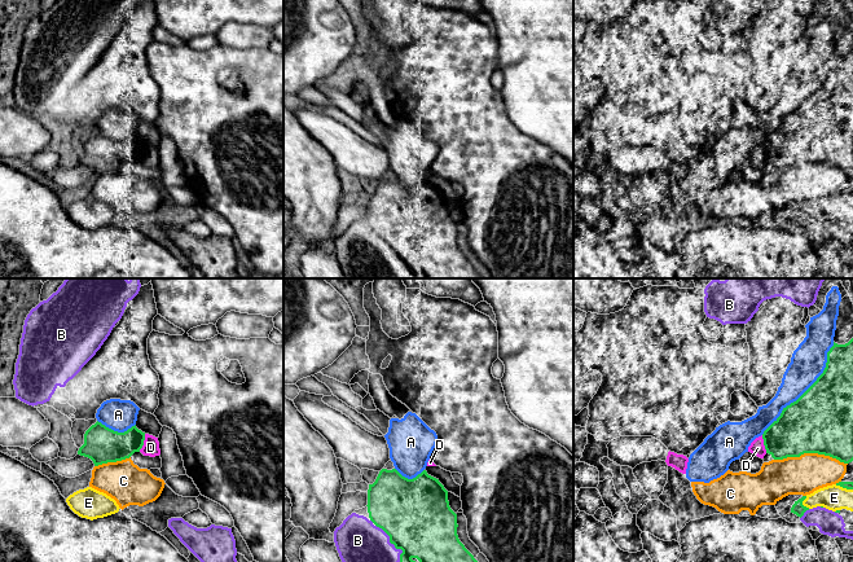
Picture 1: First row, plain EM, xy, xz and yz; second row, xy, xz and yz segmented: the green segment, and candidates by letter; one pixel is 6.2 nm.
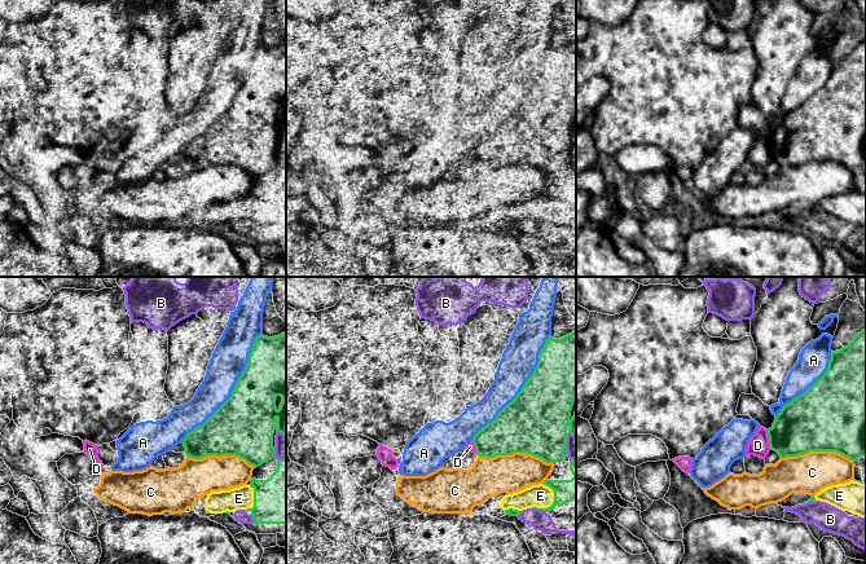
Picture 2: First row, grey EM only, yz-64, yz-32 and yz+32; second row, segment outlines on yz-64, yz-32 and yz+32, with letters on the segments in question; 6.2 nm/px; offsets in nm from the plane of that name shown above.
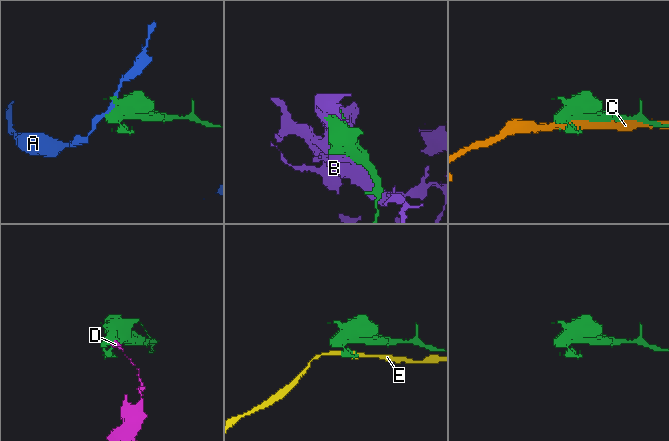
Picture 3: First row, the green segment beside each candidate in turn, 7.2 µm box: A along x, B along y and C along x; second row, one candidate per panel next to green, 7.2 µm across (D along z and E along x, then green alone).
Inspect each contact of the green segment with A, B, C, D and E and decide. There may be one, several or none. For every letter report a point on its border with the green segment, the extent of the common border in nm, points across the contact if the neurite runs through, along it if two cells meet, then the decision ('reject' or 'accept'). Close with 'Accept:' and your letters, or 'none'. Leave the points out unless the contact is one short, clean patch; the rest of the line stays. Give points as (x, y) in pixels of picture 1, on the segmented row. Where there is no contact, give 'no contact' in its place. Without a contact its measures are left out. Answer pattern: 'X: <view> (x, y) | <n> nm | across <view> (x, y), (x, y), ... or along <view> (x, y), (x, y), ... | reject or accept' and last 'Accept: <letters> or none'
A: yz (807, 390) | 750 nm | reject
B: xz (392, 543) | 280 nm | reject
C: yz (810, 452) | 460 nm | reject
D: xy (143, 443) | 120 nm | reject
E: yz (801, 504) | 80 nm | reject
Accept: none

